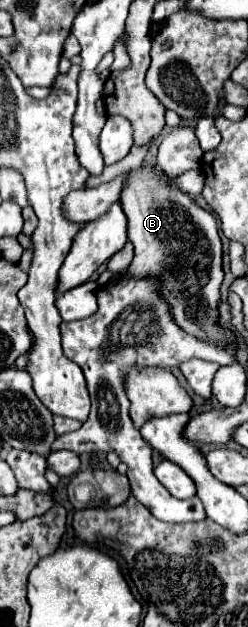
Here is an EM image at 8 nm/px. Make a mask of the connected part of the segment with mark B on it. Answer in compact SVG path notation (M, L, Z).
M157 167L137 169L127 179L121 207L129 221L129 241L135 245L135 259L127 271L139 279L157 277L175 323L197 339L219 343L225 339L225 333L217 327L219 287L223 283L217 223L211 213L197 207L179 189L173 189L169 181Z

